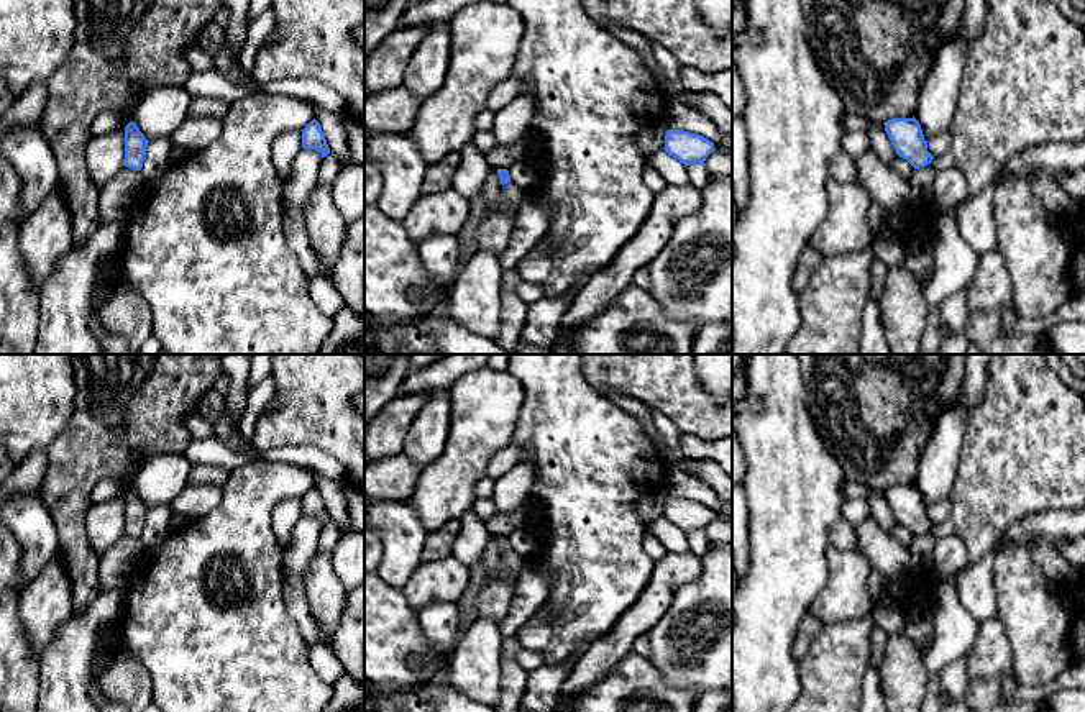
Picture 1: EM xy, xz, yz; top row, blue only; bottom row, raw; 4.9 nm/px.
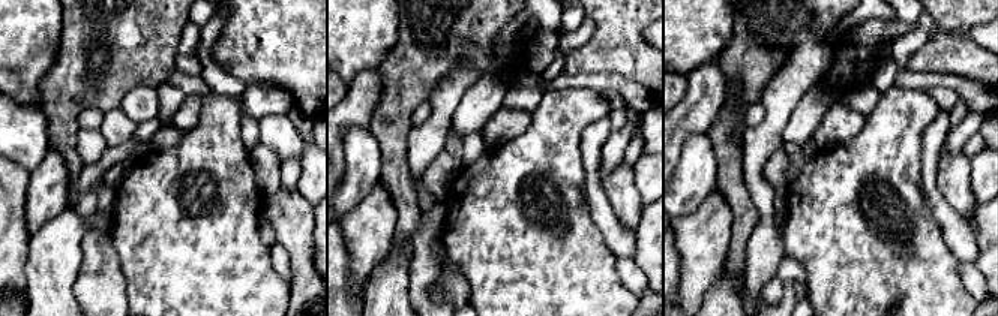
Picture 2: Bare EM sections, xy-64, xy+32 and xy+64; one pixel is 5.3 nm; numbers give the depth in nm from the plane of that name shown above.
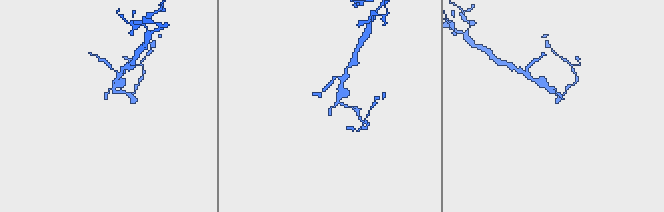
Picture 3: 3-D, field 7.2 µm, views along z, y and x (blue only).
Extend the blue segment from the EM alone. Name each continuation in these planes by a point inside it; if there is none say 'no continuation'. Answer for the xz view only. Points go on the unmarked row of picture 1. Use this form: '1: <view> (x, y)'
1: xz (511, 563)

